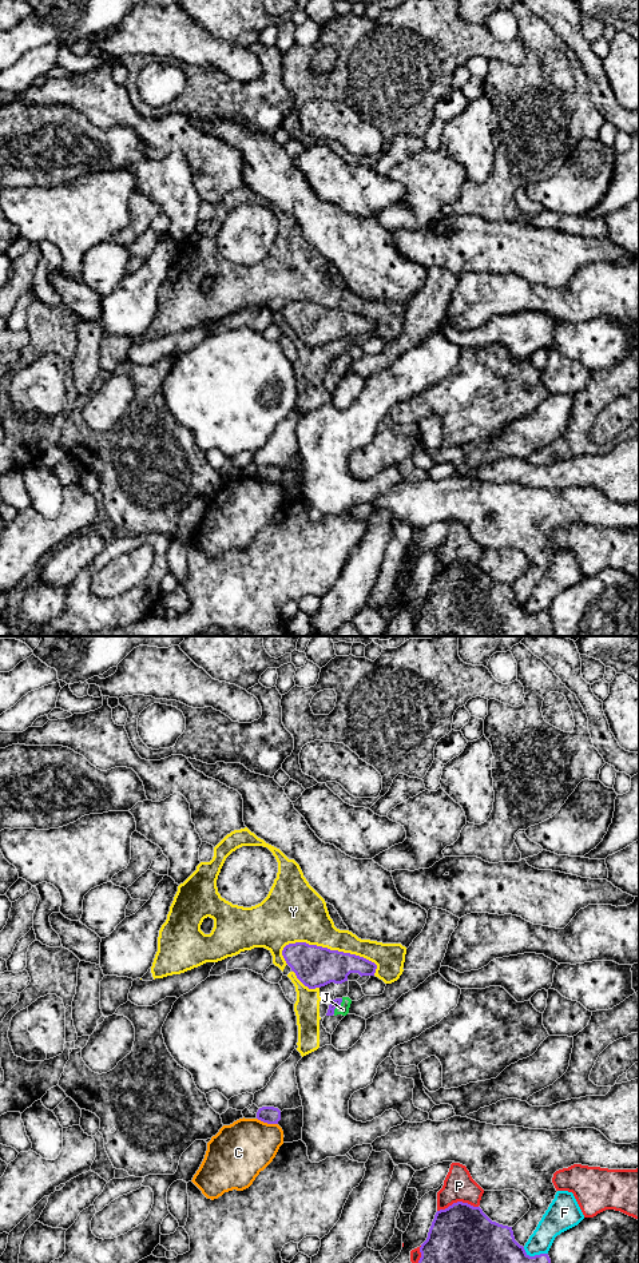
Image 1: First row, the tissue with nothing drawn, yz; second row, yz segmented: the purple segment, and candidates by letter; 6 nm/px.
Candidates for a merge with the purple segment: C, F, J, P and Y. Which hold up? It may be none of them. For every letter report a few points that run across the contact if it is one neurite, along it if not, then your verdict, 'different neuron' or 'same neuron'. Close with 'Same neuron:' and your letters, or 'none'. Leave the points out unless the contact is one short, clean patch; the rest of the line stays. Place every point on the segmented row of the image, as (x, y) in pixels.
C: different neuron
F: different neuron
J: yz (337, 1001), (337, 1005), (342, 1009) | same neuron
P: different neuron
Y: different neuron
Same neuron: J

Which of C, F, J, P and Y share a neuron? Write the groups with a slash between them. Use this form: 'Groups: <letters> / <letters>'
Groups: C / F / J / P / Y

